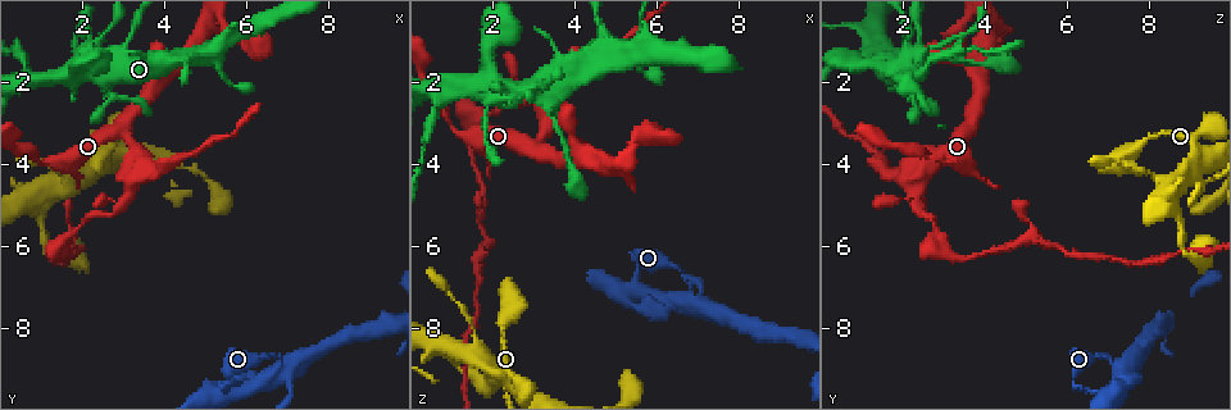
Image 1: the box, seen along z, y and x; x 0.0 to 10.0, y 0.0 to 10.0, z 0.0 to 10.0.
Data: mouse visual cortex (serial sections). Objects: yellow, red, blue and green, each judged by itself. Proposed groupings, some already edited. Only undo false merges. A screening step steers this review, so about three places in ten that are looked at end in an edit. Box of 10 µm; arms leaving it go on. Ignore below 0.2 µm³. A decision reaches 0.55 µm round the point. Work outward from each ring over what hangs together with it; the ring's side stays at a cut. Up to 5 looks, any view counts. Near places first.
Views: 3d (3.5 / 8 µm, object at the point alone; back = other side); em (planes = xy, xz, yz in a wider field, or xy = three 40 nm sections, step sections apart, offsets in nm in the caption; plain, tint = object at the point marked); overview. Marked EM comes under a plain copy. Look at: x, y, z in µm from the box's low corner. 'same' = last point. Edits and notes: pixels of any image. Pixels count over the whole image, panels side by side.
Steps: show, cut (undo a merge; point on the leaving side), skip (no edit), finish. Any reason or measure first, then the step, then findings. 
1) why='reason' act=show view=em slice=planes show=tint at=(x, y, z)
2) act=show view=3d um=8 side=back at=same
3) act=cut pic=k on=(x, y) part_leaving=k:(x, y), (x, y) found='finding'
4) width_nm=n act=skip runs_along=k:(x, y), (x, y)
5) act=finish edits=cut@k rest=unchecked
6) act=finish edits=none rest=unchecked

why='four-way junction' act=show view=3d um=3.5 side=back at=(1.90, 1.60, 1.95)

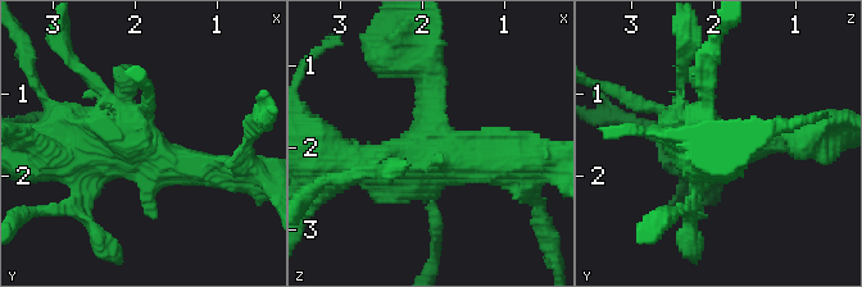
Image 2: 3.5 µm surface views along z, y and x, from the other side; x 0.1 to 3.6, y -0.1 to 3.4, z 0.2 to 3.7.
why='shape alone is not enough' act=show view=em slice=planes show=tint at=same

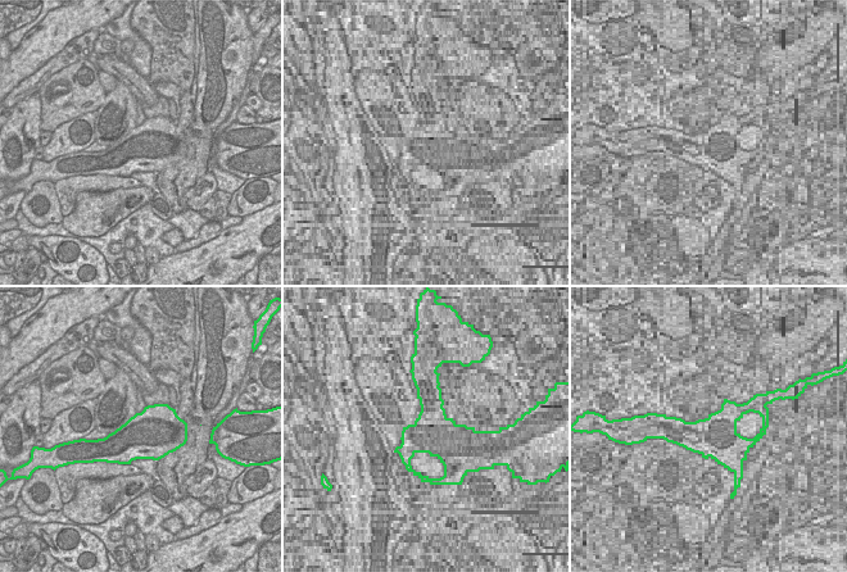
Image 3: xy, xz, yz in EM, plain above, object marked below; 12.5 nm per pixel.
width_nm=650 act=skip runs_along=2:(45, 151), (123, 151), (214, 172) found='one cell here'

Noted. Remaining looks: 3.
why='three-way junction' act=show view=3d um=8 side=back at=(5.10, 1.30, 1.30)

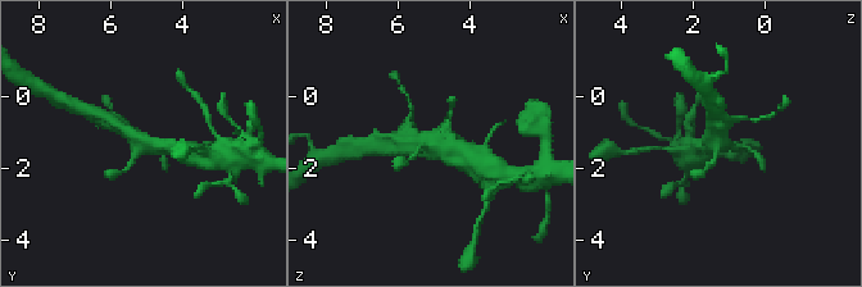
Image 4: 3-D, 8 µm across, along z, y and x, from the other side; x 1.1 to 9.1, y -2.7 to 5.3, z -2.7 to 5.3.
act=show view=3d um=3.5 at=same

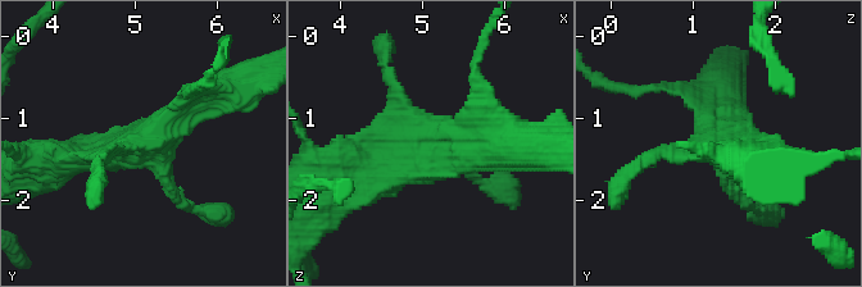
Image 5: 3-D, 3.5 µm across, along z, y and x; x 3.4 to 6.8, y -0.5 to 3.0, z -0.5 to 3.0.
act=skip found='one cell here'

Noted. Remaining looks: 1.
act=finish edits=none rest=unchecked

